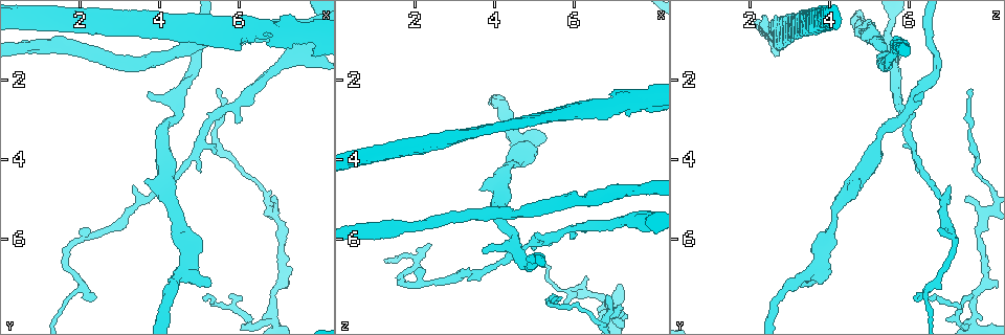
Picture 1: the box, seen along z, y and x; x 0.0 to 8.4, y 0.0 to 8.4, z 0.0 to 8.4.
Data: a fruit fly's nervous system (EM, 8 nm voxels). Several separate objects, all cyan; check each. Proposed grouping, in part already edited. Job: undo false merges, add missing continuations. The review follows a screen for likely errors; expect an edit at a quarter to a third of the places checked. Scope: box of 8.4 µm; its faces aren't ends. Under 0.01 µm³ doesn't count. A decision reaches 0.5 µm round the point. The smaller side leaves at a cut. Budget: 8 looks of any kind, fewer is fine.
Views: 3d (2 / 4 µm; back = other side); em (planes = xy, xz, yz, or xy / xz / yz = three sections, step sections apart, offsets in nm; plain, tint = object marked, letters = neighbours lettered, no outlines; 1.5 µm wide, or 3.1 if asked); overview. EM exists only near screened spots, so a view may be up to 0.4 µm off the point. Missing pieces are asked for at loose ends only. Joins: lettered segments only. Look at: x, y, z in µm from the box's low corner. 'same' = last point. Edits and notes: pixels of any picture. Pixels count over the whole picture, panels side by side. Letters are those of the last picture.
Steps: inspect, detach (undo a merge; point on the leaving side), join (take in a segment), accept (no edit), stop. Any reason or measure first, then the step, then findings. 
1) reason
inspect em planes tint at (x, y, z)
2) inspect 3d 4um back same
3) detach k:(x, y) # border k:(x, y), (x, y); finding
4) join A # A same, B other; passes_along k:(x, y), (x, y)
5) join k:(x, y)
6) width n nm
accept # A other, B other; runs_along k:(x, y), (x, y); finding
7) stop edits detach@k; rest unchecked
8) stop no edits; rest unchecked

tapers out
inspect 3d 4um at (6.80, 5.00, 7.40)

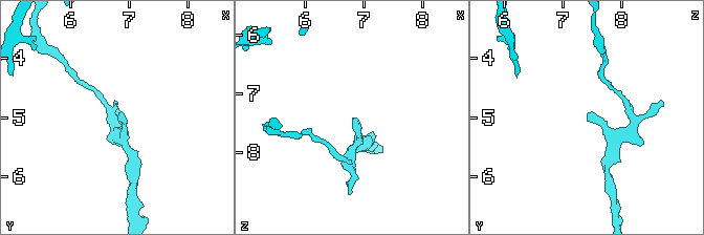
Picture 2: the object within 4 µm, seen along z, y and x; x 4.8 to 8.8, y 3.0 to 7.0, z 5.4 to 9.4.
inspect em xz step 8 letters at (6.80, 5.00, 7.40)

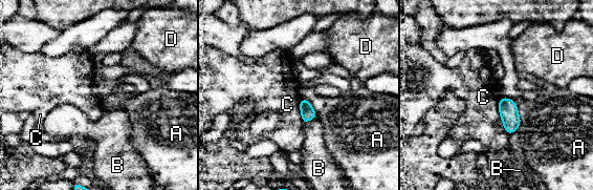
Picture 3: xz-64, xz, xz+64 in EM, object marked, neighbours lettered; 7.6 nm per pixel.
longest_contact A 200 nm
accept # A other, B other, C other, D other; none of them fits

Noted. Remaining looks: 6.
sudden change in width
inspect em xz step 8 tint at (6.85, 8.00, 7.60)

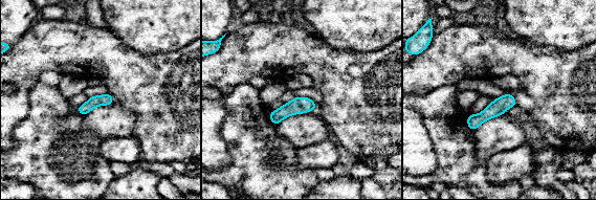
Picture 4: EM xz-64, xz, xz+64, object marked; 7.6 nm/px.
another direction
inspect em planes letters same

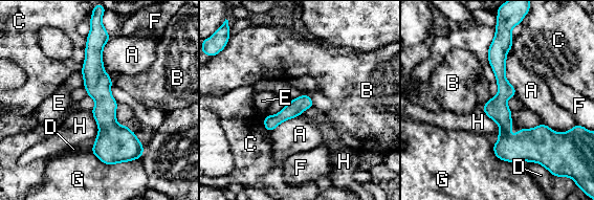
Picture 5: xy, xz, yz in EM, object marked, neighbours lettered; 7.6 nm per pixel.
width 120 nm
accept # A other, B other, C other, D other, E other, F other, G other, H other; border 5:(481, 108), (498, 125), (497, 134); all the same cell

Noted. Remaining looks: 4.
an open end
inspect 3d 2um at (5.20, 7.55, 6.45)

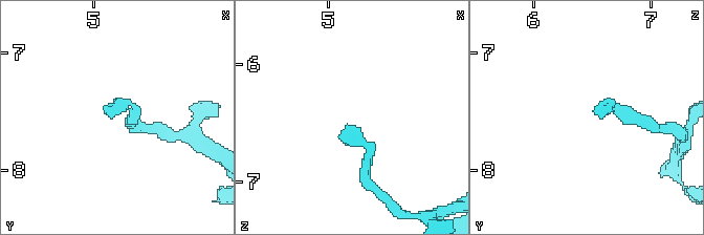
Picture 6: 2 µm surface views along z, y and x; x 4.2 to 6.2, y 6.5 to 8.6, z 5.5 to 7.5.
inspect em planes plain at (5.16, 7.50, 6.50)

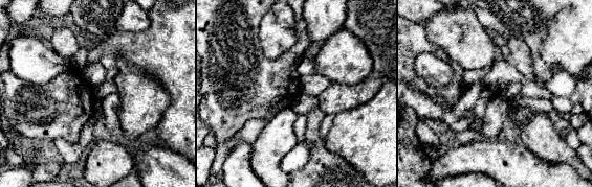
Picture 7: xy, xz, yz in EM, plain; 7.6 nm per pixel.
what lies round it
inspect em planes letters same

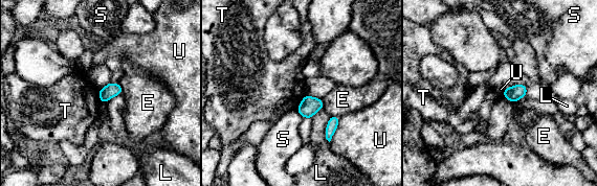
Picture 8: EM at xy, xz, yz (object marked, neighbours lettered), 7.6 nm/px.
accept # E other, L other, S other, T other, U other; none of them fits

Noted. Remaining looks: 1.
stop no edits; rest unchecked

